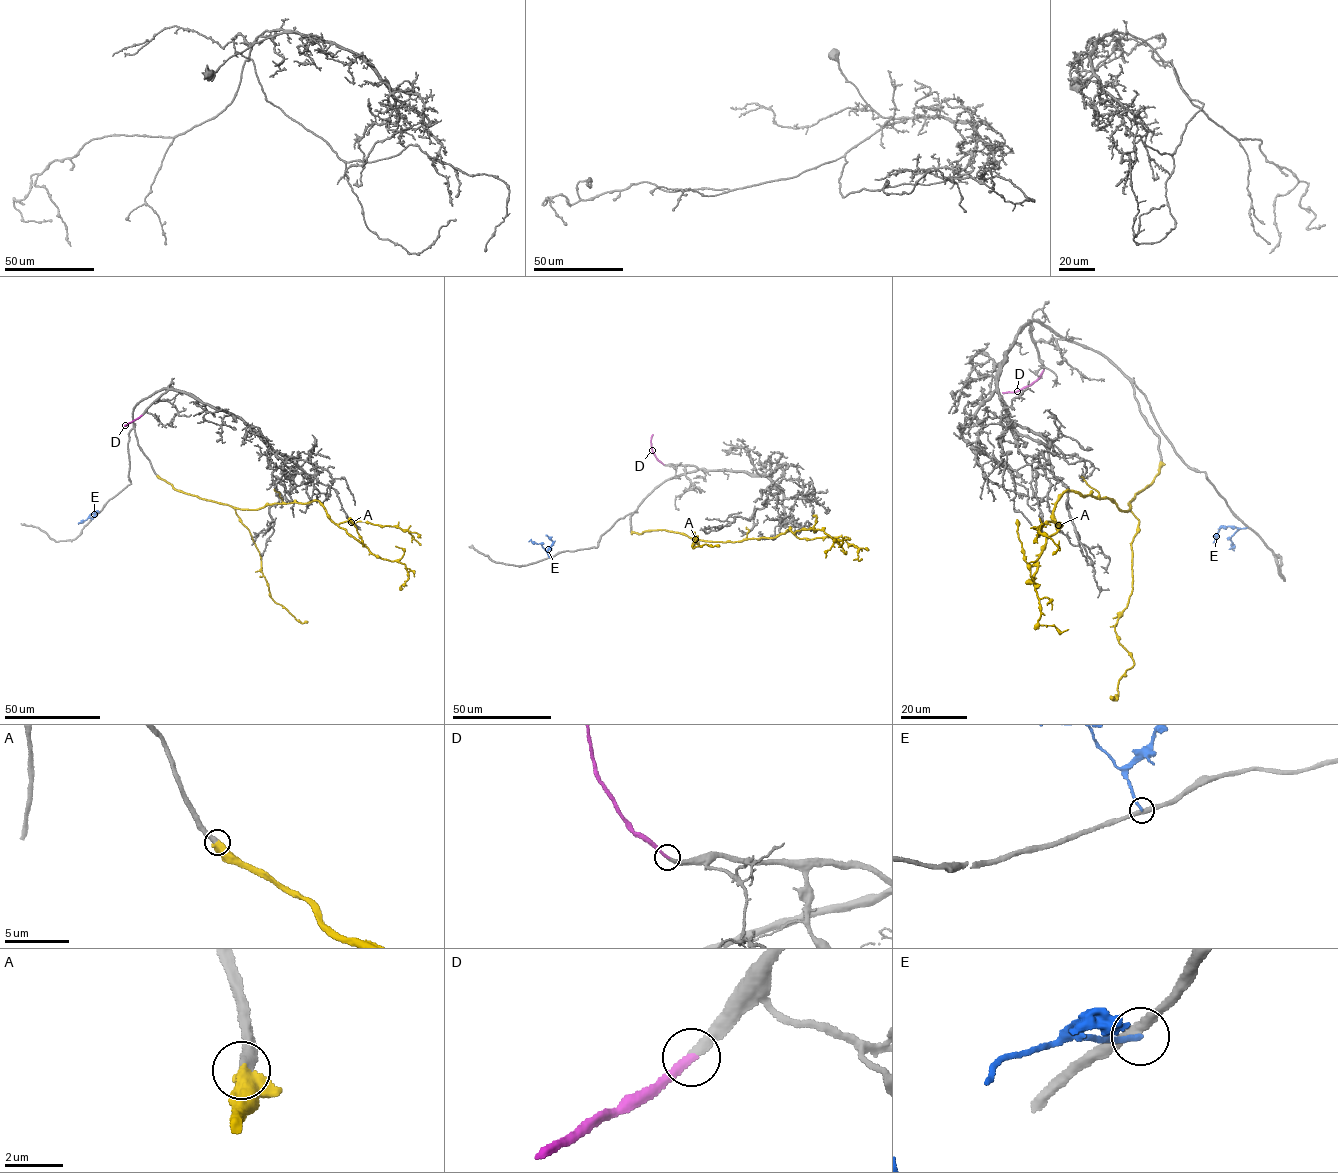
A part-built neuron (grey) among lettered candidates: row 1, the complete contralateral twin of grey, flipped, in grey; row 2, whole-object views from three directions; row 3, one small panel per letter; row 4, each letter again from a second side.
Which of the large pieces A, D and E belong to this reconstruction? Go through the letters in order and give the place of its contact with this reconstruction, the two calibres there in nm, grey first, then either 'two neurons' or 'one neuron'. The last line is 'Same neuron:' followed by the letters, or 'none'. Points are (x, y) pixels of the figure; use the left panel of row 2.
A: (157, 475) | 400/700 nm | one neuron
D: (141, 415) | 320/280 nm | one neuron
E: (99, 513) | 340/200 nm | two neurons
Same neuron: A, D

